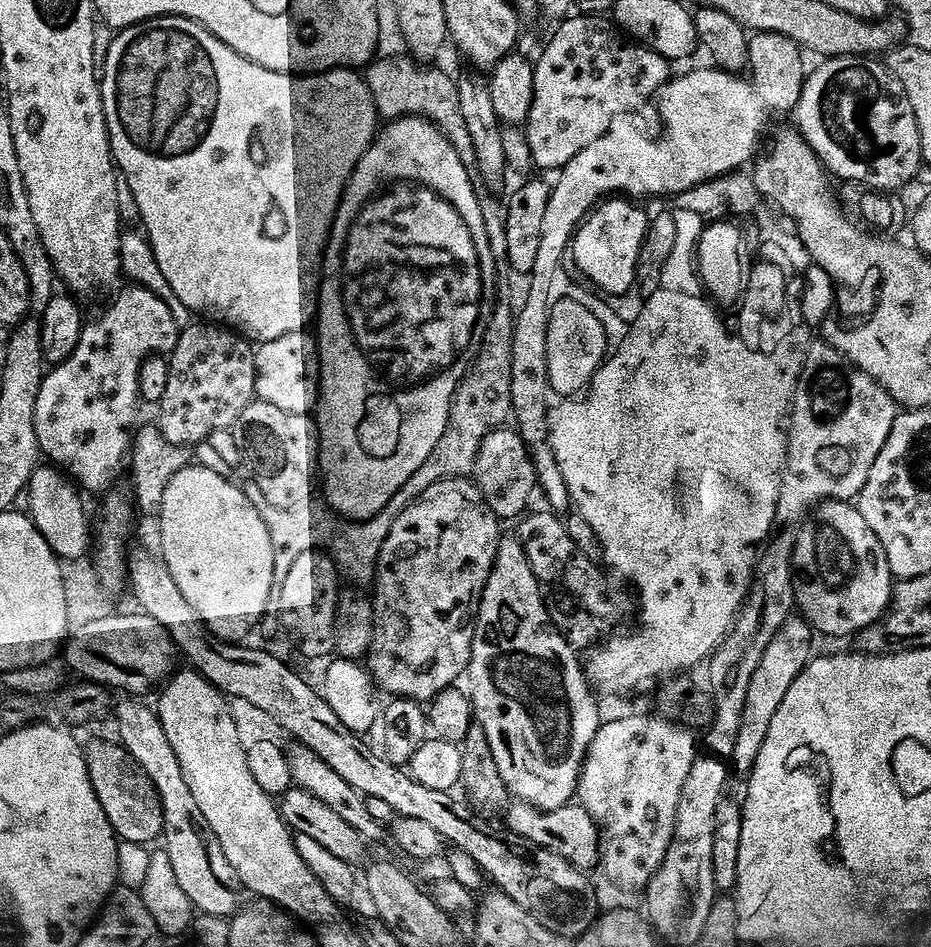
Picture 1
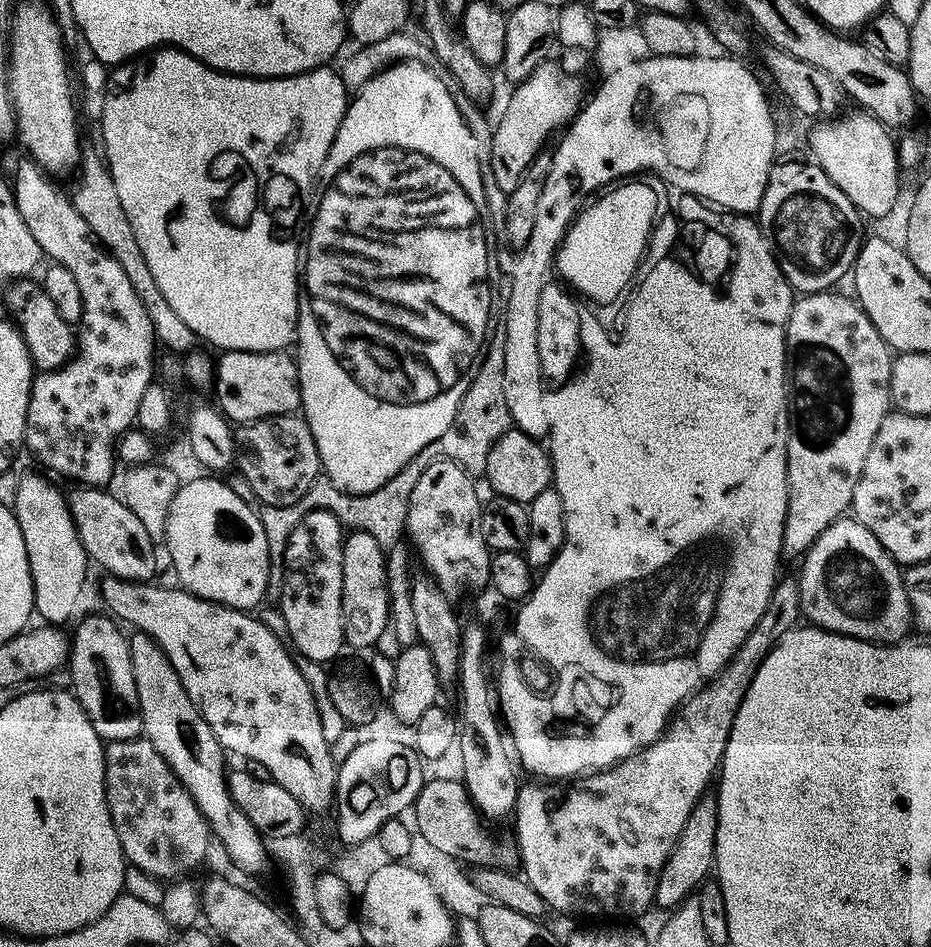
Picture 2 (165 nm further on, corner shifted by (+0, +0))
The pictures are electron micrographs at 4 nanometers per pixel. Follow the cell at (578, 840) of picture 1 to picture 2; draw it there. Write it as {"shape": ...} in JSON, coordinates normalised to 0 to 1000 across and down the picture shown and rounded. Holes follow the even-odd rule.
{"shape":[[[473,822],[459,825],[445,852],[445,861],[447,860],[449,868],[448,878],[468,893],[469,899],[496,912],[503,910],[508,916],[534,913],[537,904],[526,892],[518,872],[517,861],[507,848],[499,827],[491,824]]]}

